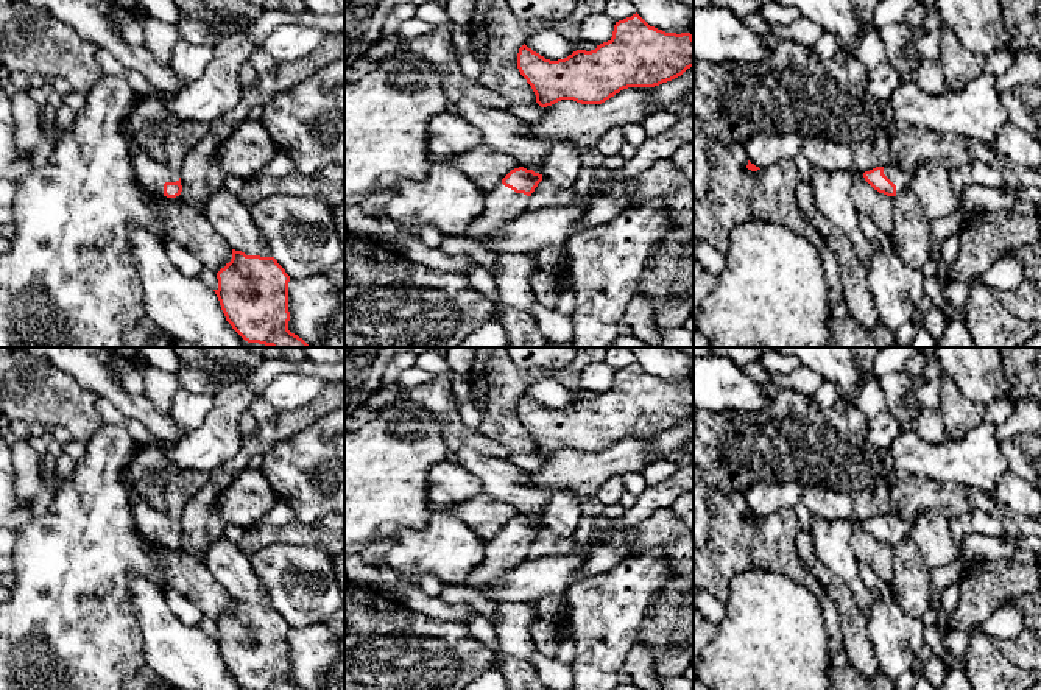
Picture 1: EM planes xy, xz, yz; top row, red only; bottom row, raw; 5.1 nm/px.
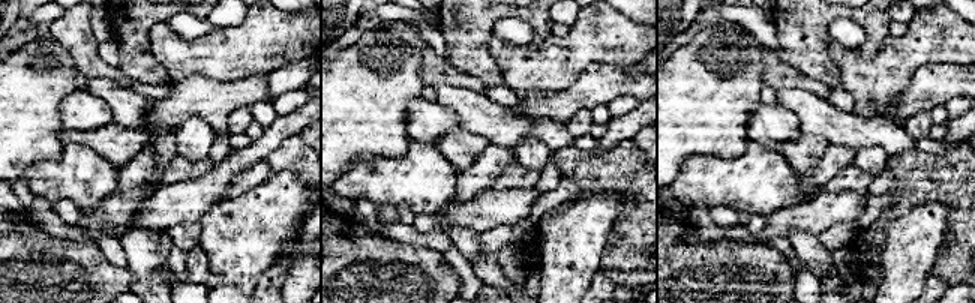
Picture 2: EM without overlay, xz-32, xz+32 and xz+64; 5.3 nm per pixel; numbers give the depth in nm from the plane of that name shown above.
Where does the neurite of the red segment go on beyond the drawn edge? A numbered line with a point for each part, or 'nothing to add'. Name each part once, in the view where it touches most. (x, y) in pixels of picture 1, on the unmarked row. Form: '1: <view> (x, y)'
1: xy (151, 524)

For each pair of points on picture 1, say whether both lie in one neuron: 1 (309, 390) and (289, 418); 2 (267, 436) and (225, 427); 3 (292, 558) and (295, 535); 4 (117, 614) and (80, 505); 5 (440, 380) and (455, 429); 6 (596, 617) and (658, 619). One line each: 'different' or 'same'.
1: different
2: different
3: different
4: same
5: same
6: different

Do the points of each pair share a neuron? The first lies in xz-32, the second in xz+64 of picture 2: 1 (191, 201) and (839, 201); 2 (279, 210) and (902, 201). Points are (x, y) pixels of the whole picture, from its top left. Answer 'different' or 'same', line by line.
1: same
2: different

